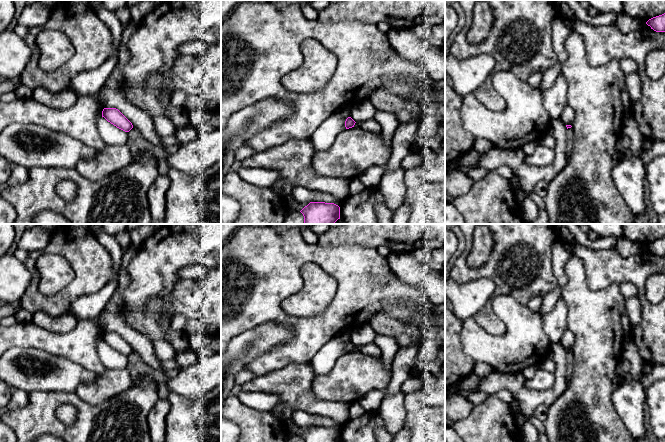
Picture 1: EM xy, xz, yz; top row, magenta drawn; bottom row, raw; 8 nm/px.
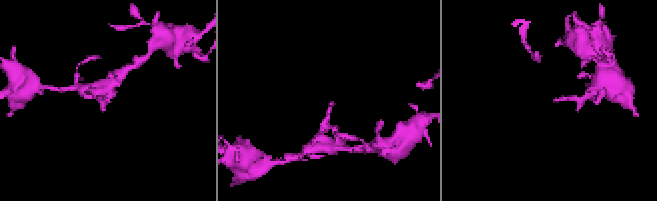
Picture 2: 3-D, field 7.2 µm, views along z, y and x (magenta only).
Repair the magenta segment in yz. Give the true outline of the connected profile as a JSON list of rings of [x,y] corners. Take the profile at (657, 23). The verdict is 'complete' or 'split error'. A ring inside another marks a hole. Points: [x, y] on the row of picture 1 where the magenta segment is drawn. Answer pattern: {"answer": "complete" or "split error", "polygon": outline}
{"answer": "complete", "polygon": [[[665,13],[649,19],[646,24],[656,32],[665,32]]]}

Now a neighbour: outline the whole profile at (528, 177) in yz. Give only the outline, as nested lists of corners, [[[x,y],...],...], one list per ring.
[[[561,119],[550,121],[547,132],[556,139],[556,158],[549,166],[530,166],[525,162],[526,155],[522,148],[506,150],[492,147],[482,154],[479,168],[493,172],[501,166],[510,167],[519,184],[519,189],[514,190],[514,193],[517,201],[522,203],[540,181],[549,183],[565,169],[570,159],[570,155],[567,154],[566,131],[566,124]]]

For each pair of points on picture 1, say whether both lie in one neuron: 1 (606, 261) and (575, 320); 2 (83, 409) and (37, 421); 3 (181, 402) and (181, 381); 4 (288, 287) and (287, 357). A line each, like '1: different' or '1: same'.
1: different
2: same
3: different
4: same

